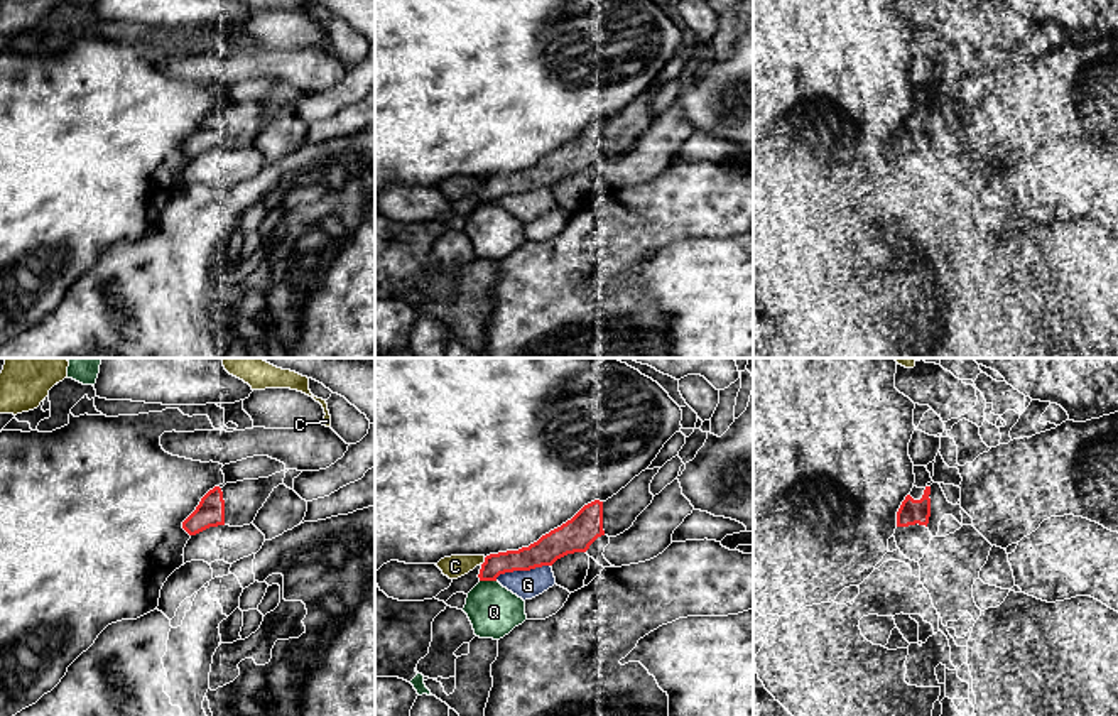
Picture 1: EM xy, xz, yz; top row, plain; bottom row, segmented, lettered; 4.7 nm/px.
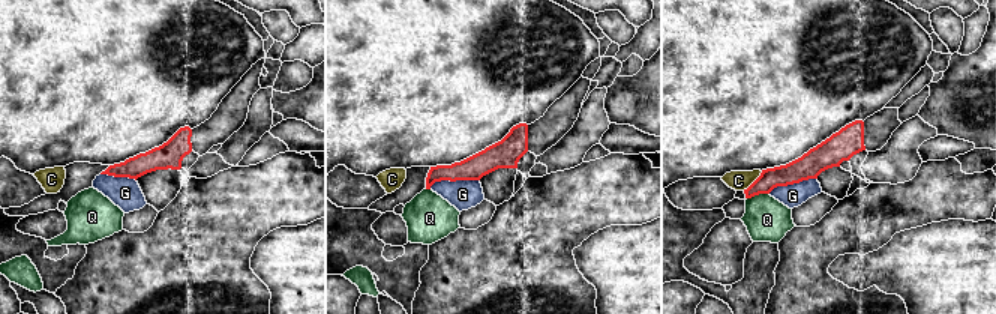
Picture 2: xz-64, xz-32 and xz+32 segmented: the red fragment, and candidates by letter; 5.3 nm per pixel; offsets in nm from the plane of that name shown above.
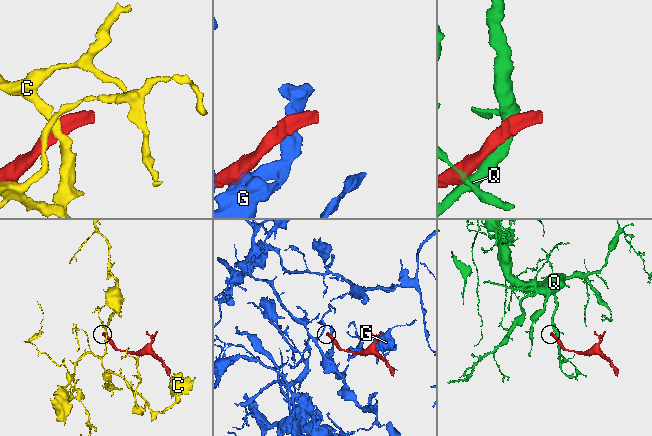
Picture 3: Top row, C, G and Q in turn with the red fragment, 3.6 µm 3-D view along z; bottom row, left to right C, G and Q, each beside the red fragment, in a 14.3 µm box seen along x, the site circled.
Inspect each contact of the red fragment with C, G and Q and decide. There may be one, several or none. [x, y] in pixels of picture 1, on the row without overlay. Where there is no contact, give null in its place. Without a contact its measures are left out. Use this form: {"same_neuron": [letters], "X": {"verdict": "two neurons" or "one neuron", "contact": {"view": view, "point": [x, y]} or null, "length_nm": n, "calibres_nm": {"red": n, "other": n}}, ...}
{"same_neuron": [], "C": {"verdict": "two neurons", "contact": {"view": "xz", "point": [485, 183]}, "length_nm": 40, "calibres_nm": {"red": 110, "other": 110}}, "G": {"verdict": "two neurons", "contact": {"view": "xz", "point": [522, 191]}, "length_nm": 280, "calibres_nm": {"red": 140, "other": 140}}, "Q": {"verdict": "two neurons", "contact": {"view": "xz", "point": [488, 201]}, "length_nm": 80, "calibres_nm": {"red": 110, "other": 240}}}

